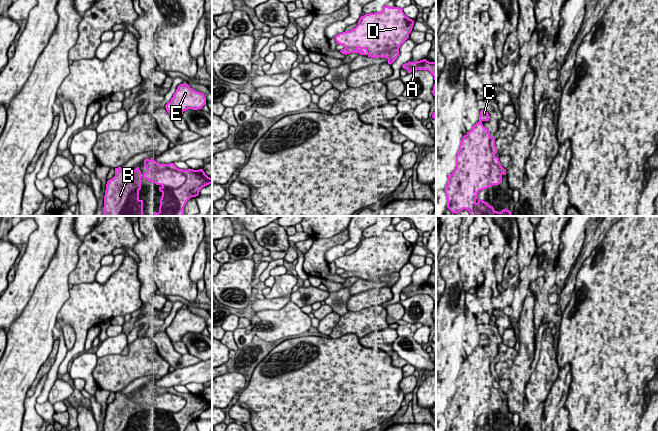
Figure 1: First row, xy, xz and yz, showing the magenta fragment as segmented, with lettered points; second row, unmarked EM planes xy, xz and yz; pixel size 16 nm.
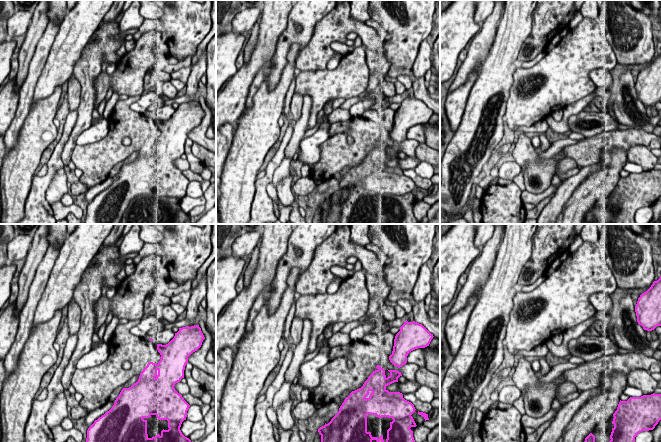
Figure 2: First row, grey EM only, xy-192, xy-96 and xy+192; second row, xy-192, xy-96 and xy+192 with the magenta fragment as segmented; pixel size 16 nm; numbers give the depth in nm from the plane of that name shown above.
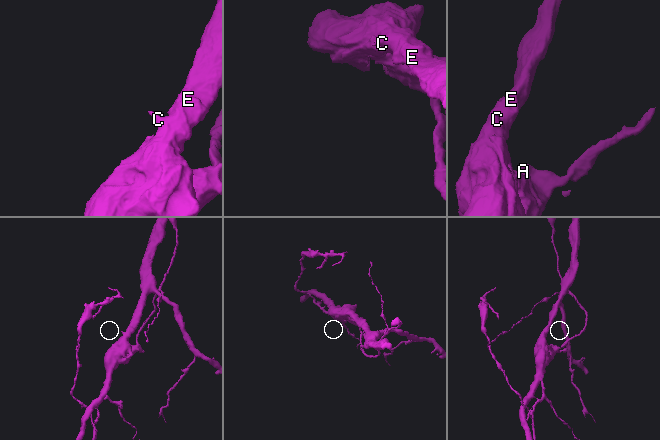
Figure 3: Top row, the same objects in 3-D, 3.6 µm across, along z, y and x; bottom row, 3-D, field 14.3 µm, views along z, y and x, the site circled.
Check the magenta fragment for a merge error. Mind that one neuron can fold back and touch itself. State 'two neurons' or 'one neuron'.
two neurons

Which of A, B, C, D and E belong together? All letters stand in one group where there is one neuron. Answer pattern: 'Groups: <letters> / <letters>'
Groups: A B / C D E

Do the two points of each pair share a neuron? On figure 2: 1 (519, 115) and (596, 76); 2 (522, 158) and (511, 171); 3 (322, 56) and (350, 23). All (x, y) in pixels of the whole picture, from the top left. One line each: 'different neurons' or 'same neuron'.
1: different neurons
2: different neurons
3: same neuron

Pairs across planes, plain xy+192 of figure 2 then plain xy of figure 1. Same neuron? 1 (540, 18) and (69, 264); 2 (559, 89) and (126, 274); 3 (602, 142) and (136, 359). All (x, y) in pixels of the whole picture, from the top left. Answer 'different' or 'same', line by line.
1: different
2: same
3: same

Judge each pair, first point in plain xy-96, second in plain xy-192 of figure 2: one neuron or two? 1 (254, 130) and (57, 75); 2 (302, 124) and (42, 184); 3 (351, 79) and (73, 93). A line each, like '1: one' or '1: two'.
1: two
2: two
3: two

